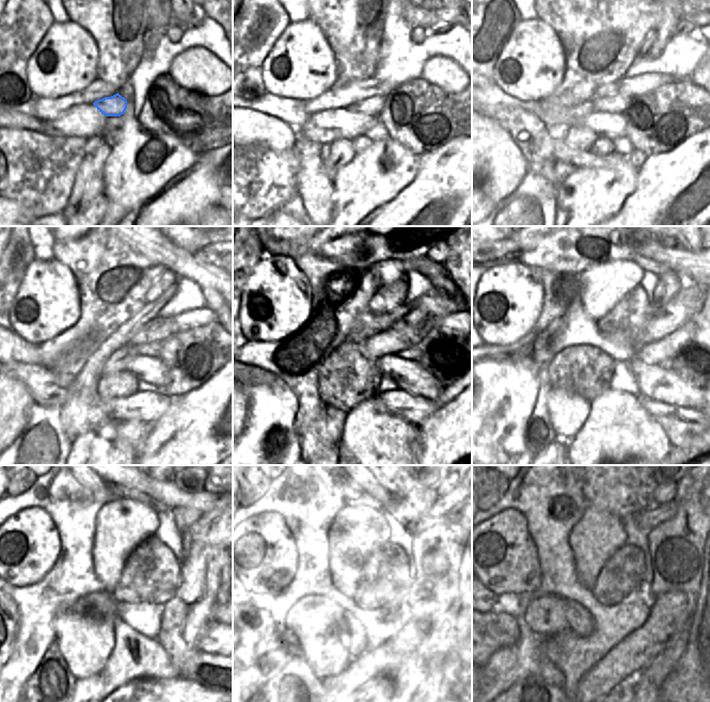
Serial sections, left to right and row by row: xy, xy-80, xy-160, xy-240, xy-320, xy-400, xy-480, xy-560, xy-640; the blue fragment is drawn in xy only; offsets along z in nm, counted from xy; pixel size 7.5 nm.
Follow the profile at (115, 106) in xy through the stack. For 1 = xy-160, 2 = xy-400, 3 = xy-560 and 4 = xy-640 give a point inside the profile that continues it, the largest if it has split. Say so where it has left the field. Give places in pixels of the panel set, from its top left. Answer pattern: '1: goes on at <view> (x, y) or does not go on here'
1: goes on at xy-160 (617, 104)
2: goes on at xy-400 (669, 283)
3: goes on at xy-560 (424, 499)
4: goes on at xy-640 (663, 493)

